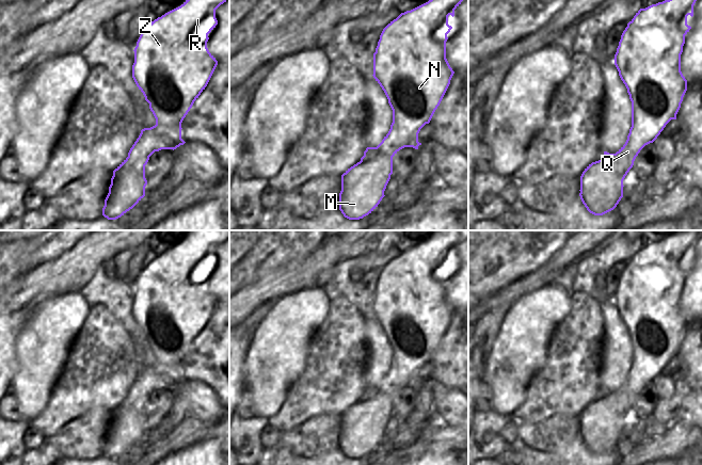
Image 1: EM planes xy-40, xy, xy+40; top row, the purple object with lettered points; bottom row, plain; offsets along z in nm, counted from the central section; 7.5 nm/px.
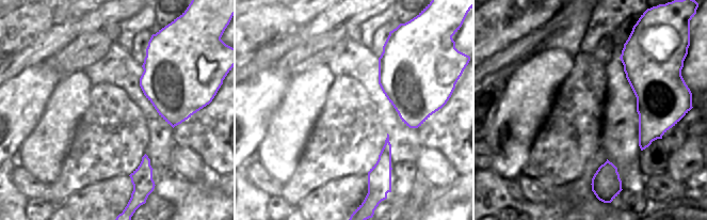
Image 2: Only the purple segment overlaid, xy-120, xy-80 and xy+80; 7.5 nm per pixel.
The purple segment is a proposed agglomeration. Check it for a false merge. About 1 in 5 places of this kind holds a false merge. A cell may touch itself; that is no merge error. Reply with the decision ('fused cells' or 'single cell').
single cell

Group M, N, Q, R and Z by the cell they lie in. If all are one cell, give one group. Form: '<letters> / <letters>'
M N Q R Z

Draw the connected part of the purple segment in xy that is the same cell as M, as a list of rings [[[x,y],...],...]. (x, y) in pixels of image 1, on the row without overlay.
[[[442,230],[428,241],[404,252],[390,260],[382,270],[373,292],[373,317],[384,330],[393,349],[393,362],[388,372],[377,386],[367,386],[361,400],[341,414],[339,449],[349,459],[360,459],[371,452],[385,435],[384,430],[393,413],[393,396],[404,386],[418,388],[420,368],[429,363],[440,344],[454,312],[446,298],[447,273],[452,268],[448,255],[454,255],[454,248],[463,240],[459,230]]]

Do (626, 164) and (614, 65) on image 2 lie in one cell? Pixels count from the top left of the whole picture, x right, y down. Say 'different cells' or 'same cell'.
same cell

